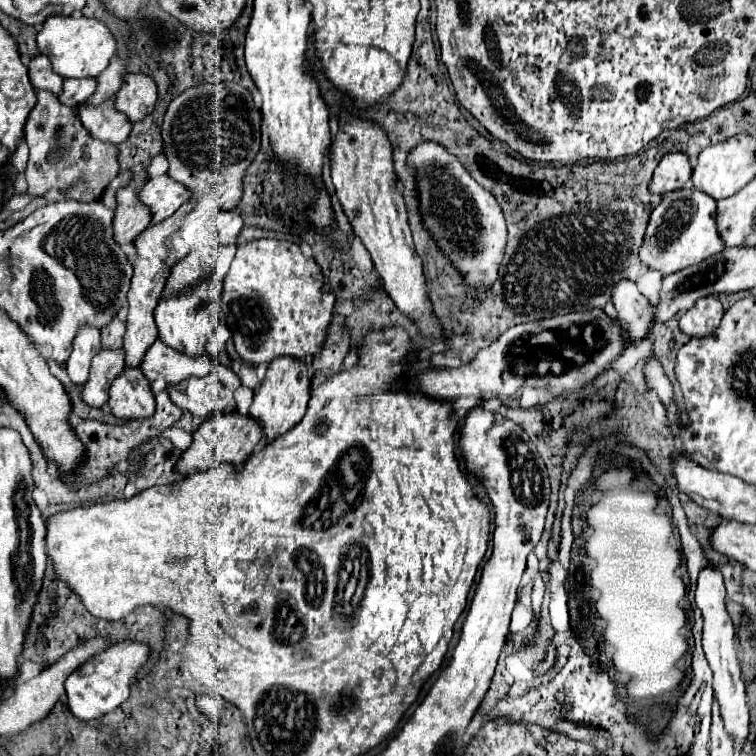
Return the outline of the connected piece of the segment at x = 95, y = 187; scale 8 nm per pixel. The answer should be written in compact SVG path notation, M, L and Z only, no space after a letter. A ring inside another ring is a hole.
M37 90L37 104L25 124L25 140L29 144L25 178L29 184L27 194L31 198L39 198L47 190L57 188L65 198L93 202L101 198L105 186L119 174L119 148L93 138L73 108L59 104L59 98L47 90ZM51 152L59 154L57 162L49 160Z

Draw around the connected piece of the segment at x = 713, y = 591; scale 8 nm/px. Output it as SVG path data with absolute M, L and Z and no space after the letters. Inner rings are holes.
M707 568L699 574L699 584L695 592L695 602L703 612L703 650L707 656L707 662L713 672L713 690L715 690L715 700L719 704L719 712L723 718L723 728L727 736L743 748L747 738L749 738L749 710L745 702L745 684L741 678L741 666L737 660L737 642L735 642L735 630L733 622L725 610L725 586L723 586L723 576L719 570Z

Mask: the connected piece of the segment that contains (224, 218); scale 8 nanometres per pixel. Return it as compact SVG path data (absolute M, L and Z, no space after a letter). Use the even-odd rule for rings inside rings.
M231 210L231 212L221 212L219 214L219 246L233 244L239 230L241 230L241 212Z

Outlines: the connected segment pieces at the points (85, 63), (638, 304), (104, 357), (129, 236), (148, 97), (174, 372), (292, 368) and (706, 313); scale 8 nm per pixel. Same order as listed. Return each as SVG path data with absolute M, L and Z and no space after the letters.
M79 12L71 16L49 16L37 34L39 52L51 60L53 70L63 78L87 78L99 76L117 54L117 40L103 20L83 16Z
M621 278L613 284L611 302L617 308L617 316L623 328L631 336L631 344L649 334L651 308L647 298L637 290L637 286L631 280Z
M101 348L91 364L91 376L83 384L83 390L81 390L83 400L89 406L101 408L107 402L111 380L121 372L123 366L125 366L125 350L123 348L119 348L119 350Z
M147 176L133 178L129 186L121 188L117 192L117 208L113 216L113 238L119 246L125 246L133 242L149 224L151 224L151 212L139 200L135 200L135 192L139 190L139 184Z
M127 72L123 84L115 94L115 108L127 114L131 122L139 122L153 112L157 100L157 86L147 74Z
M157 340L147 350L141 364L141 370L149 382L163 378L169 386L179 384L187 376L207 376L211 368L213 368L213 360L209 356L203 358L183 356L183 352L175 352L173 348L163 346L161 340Z
M279 356L269 364L265 380L255 392L249 414L261 420L267 442L271 442L275 436L281 436L283 432L291 430L305 416L309 398L311 398L311 380L305 362L295 360L293 356Z
M707 296L695 304L695 308L689 308L681 318L679 318L679 328L683 334L689 338L701 338L709 336L711 332L717 330L721 316L723 316L723 306L717 296Z

